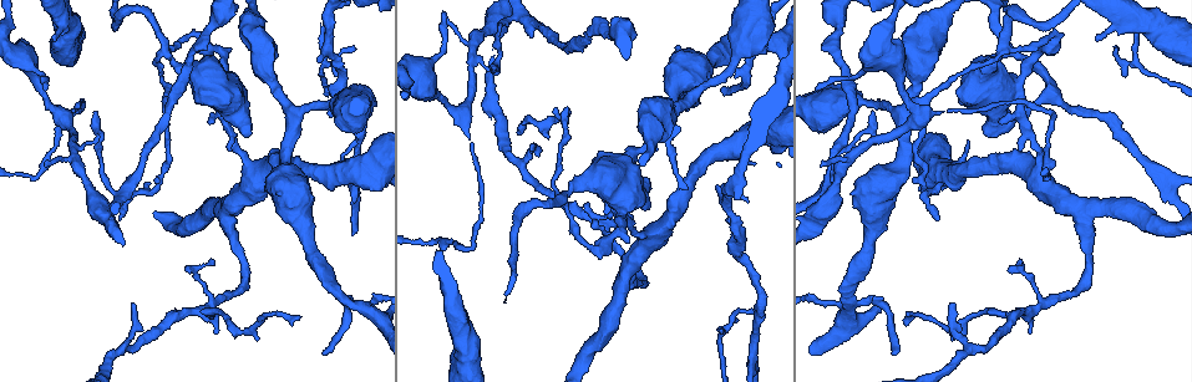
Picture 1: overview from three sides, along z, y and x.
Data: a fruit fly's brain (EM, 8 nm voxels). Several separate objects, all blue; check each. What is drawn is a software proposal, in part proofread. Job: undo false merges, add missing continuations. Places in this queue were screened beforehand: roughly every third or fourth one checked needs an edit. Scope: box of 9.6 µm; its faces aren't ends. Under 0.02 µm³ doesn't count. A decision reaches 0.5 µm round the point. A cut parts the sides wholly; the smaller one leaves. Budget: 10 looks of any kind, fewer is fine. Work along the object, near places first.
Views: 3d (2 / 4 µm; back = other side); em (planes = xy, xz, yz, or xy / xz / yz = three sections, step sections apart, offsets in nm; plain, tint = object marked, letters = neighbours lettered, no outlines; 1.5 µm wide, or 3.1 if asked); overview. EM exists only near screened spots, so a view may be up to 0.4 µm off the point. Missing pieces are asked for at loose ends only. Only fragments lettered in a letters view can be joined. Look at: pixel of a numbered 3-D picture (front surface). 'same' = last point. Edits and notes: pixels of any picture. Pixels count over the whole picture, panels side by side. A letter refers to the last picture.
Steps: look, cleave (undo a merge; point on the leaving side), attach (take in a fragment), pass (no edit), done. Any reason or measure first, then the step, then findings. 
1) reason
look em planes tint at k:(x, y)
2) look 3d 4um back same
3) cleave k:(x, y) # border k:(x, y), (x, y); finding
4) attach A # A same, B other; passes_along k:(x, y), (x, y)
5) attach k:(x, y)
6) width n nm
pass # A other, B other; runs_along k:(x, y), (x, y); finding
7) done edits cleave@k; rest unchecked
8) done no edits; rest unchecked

look 3d 4um back at 1:(999, 57)

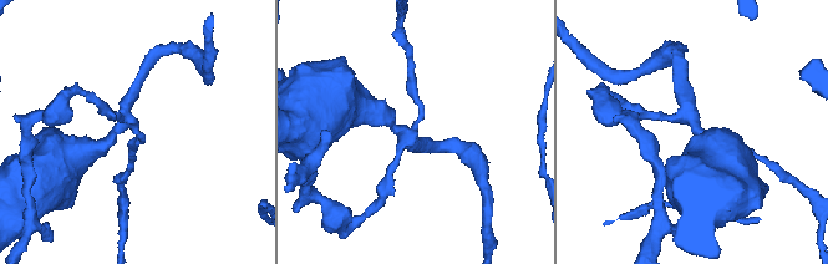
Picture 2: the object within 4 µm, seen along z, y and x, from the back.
now the EM
look em xz step 4 tint at 2:(123, 126)

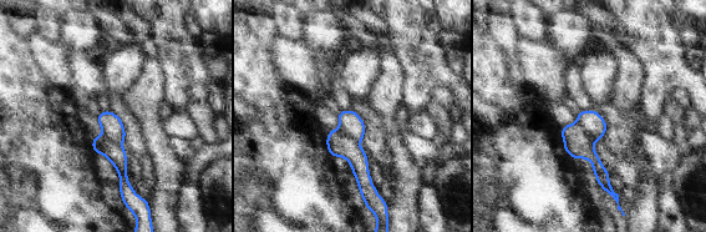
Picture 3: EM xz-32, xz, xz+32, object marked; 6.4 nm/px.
what lies round it
look em xz step 4 letters same

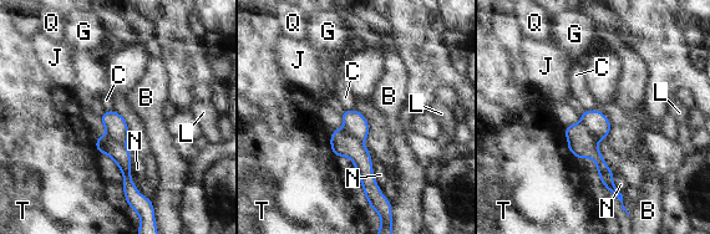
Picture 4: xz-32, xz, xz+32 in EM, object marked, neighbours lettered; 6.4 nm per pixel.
cleave 4:(355, 125) # B other, C other, G other, J other, L other, N other, Q other, T other; border 4:(343, 127), (350, 136), (363, 143); two neurons meet here

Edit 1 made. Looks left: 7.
free end
look em xz step 8 tint at 1:(726, 222)

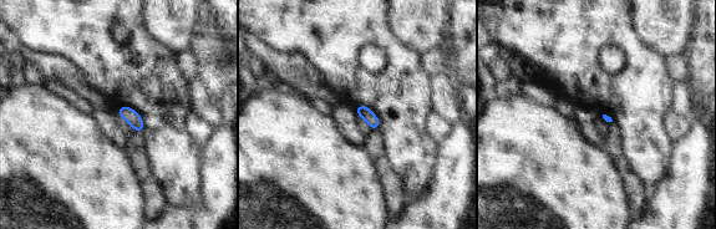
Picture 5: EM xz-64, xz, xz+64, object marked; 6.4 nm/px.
cut it another way
look em planes letters same

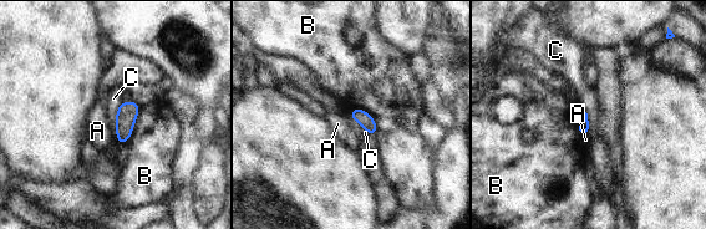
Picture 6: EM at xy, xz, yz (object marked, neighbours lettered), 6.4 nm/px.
pass # A other, B other, C other; border 6:(122, 102), (116, 116), (118, 143); none of them fits

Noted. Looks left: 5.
tapers out
look em planes letters at 1:(325, 353)

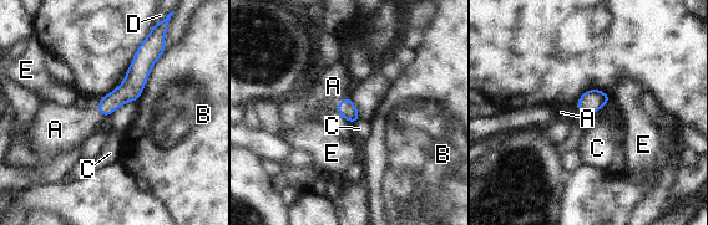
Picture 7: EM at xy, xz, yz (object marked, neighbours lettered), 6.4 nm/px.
width 110 nm
attach A # A same, B other, C other, D other, E other; passes_along 7:(345, 108), (342, 101), (333, 86); the neuron continues

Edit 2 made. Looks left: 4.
look overview

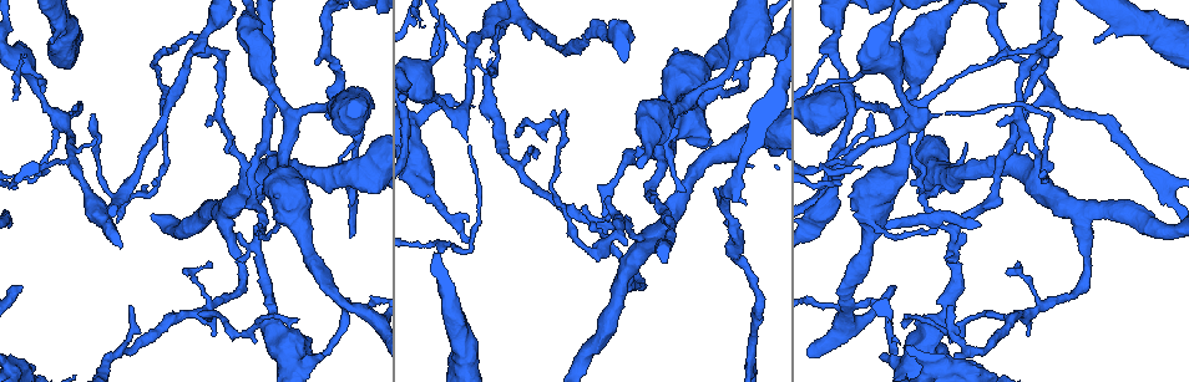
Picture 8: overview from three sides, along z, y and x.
four or more arms meet
look 3d 2um at 8:(849, 306)

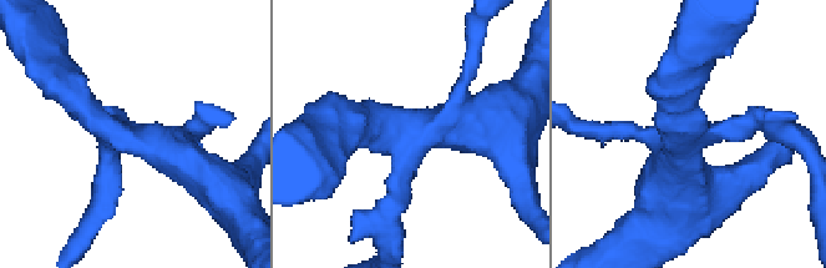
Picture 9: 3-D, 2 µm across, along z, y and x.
arms 4; now the EM
look em planes letters at 9:(388, 138)

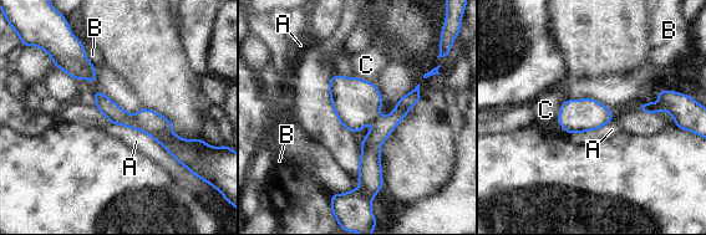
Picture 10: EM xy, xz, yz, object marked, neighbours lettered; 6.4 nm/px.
cleave 10:(151, 121) # A other, B other, C other; border 10:(132, 115), (141, 127), (169, 133); two neurons meet here

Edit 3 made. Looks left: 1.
done edits cleave@4, attach@7, cleave@10; rest unchecked

